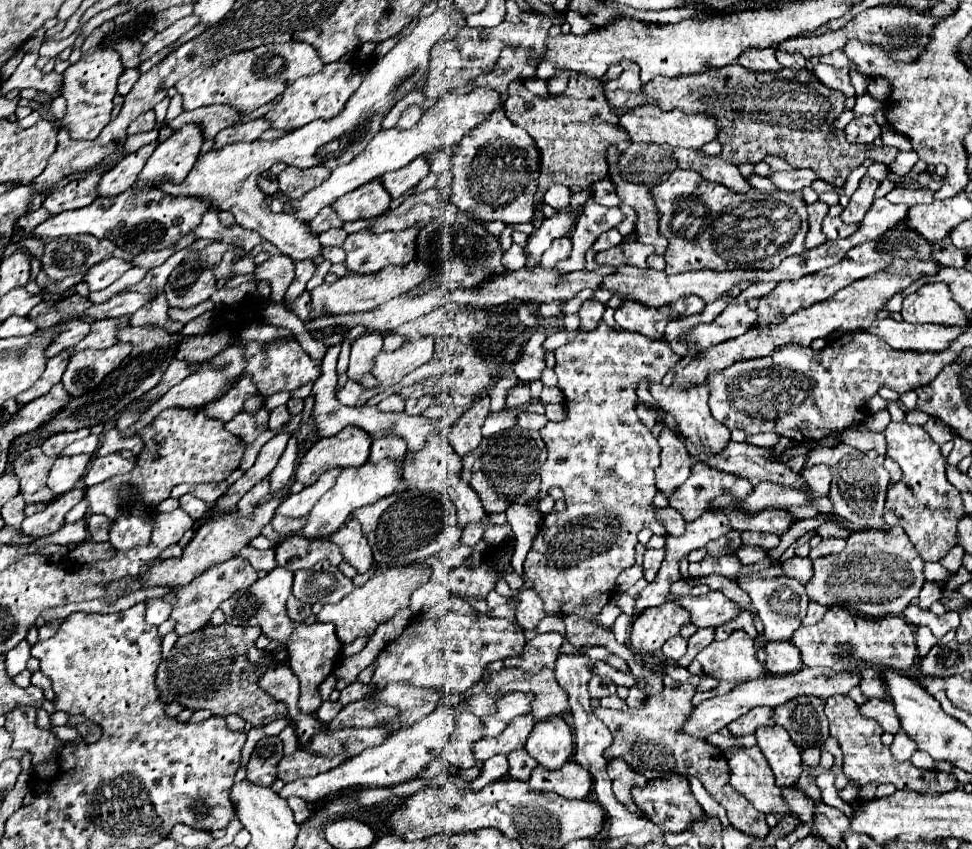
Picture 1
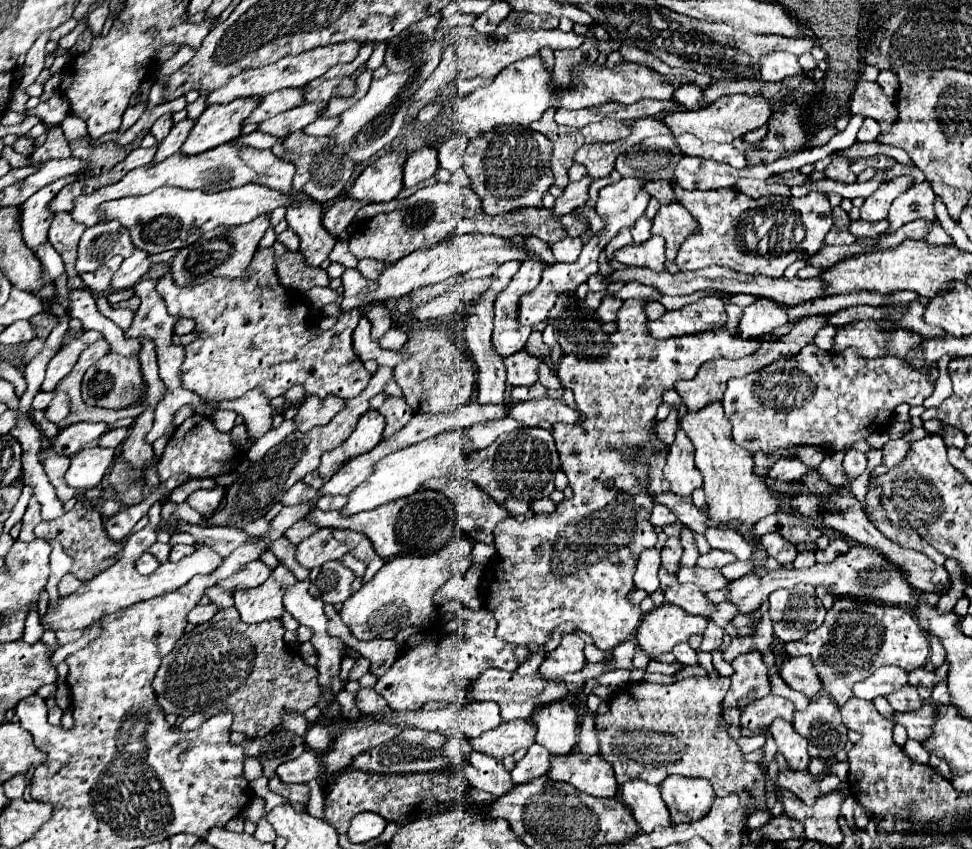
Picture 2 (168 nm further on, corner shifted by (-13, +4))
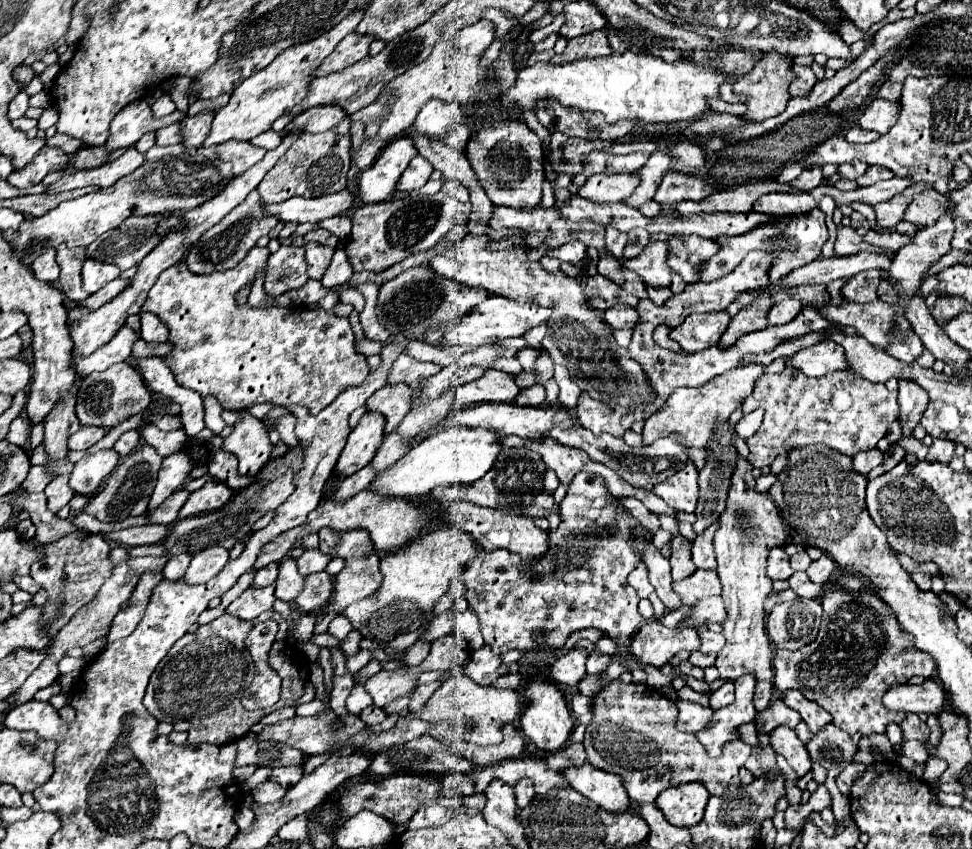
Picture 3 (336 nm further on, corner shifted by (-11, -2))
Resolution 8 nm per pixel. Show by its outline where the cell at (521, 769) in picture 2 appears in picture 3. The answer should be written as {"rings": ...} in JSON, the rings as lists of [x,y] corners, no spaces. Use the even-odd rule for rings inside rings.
{"rings":[[[522,779],[514,787],[514,791],[516,791],[516,805],[520,809],[524,809],[524,807],[528,807],[532,803],[532,799],[534,799],[534,787],[532,787],[532,781],[530,779]]]}

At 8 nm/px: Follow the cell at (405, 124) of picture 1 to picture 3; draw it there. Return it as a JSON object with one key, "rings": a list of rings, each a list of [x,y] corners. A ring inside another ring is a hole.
{"rings":[[[430,99],[422,105],[414,127],[418,133],[434,137],[434,139],[444,139],[444,135],[450,131],[450,125],[456,121],[460,115],[460,105],[454,103],[444,103],[438,99]]]}

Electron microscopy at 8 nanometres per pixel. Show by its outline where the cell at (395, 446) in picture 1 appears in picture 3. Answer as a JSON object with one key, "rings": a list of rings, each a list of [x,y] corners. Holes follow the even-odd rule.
{"rings":[[[408,383],[384,385],[370,397],[370,401],[366,401],[366,407],[368,411],[378,411],[386,417],[386,435],[388,435],[400,425],[404,415],[410,411],[410,399],[412,389]]]}

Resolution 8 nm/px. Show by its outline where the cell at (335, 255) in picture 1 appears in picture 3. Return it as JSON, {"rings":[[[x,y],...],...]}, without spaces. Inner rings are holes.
{"rings":[[[336,249],[334,259],[332,259],[332,263],[330,263],[330,267],[328,267],[328,271],[326,271],[324,279],[322,279],[322,287],[330,289],[330,287],[336,287],[336,285],[342,285],[352,277],[352,273],[354,271],[352,271],[352,267],[348,263],[348,257],[346,257],[344,249]]]}

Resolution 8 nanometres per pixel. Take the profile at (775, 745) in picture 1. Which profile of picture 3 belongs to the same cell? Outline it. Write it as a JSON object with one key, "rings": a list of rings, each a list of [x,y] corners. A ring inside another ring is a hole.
{"rings":[[[784,725],[778,727],[778,729],[774,729],[770,733],[770,745],[772,745],[772,749],[776,753],[784,755],[784,759],[796,771],[798,777],[804,777],[812,769],[812,761],[810,761],[808,749],[796,737],[796,731],[794,729],[788,729]]]}

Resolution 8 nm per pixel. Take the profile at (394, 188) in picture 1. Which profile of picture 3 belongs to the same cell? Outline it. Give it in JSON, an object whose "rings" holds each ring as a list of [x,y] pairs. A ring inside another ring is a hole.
{"rings":[[[416,155],[416,157],[410,161],[408,169],[402,173],[402,177],[398,179],[396,191],[408,193],[408,191],[420,189],[420,187],[430,179],[430,173],[432,173],[432,165],[430,165],[422,155]]]}

